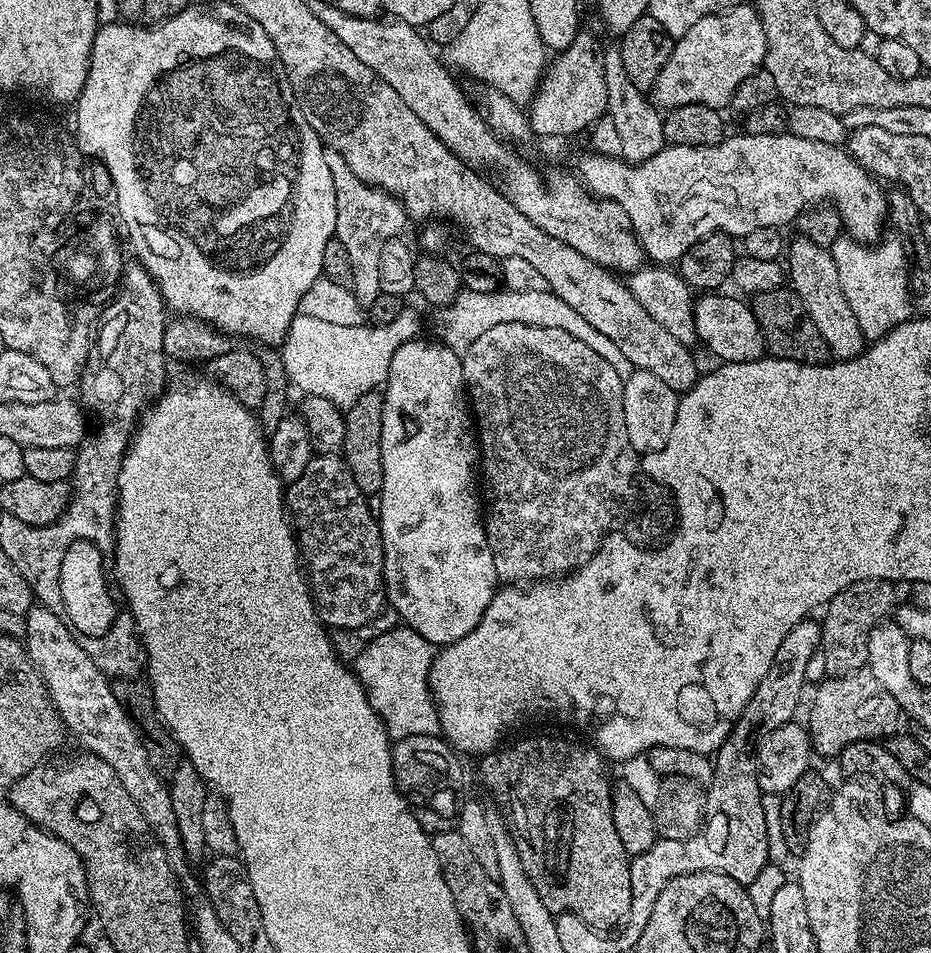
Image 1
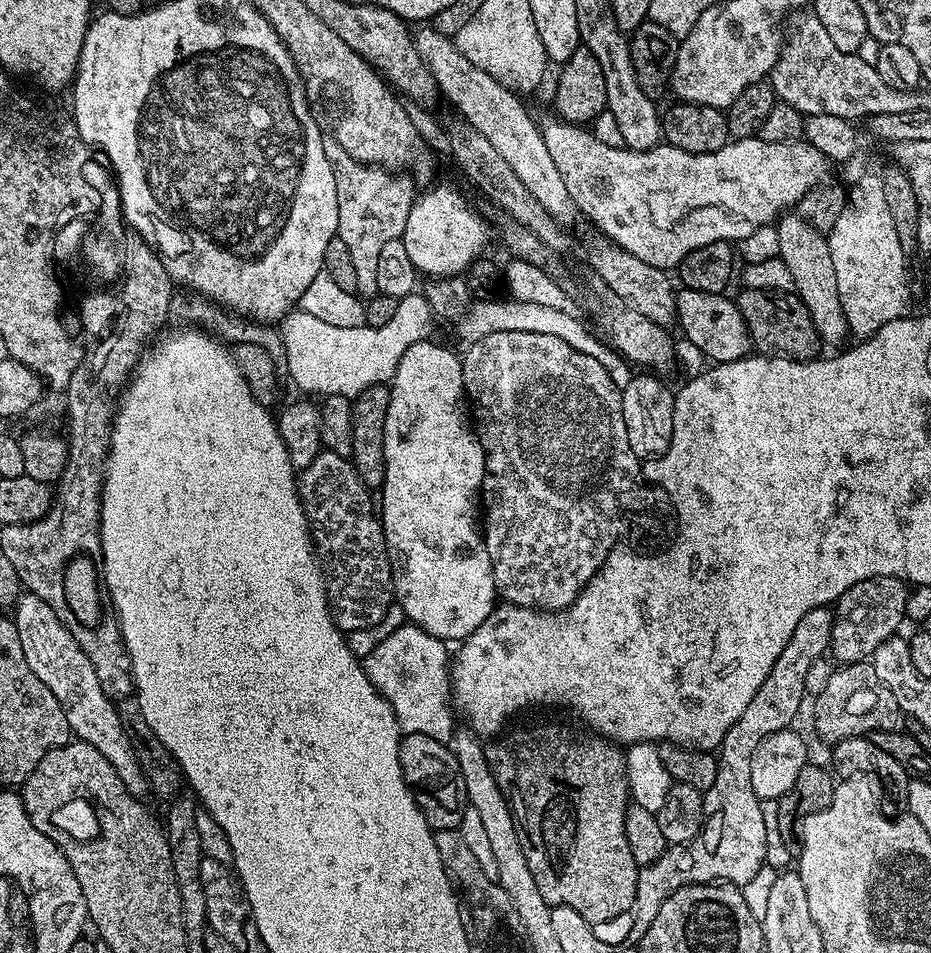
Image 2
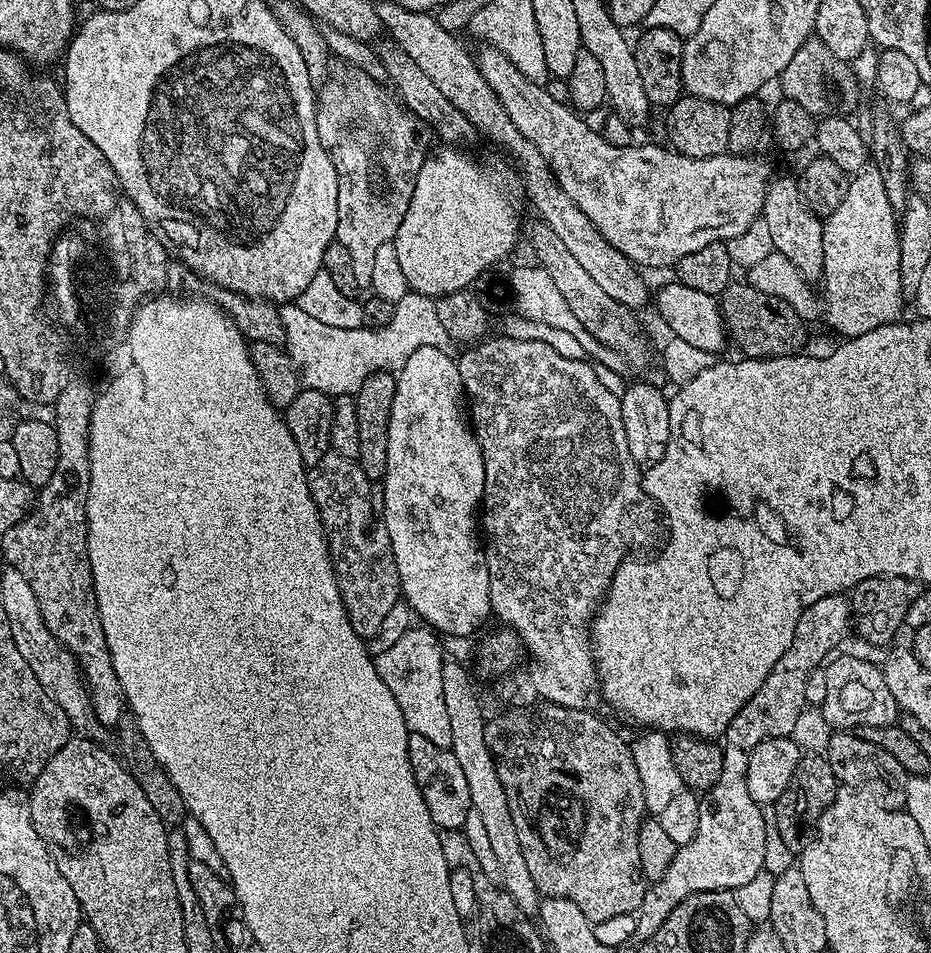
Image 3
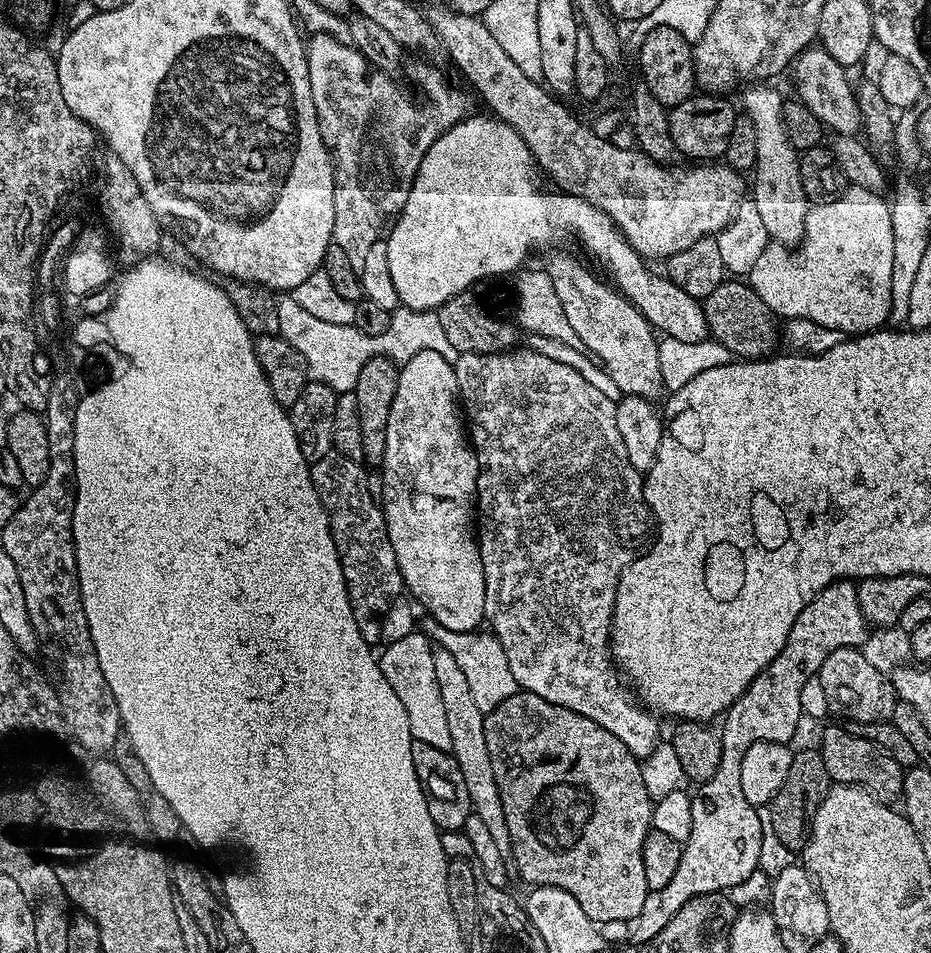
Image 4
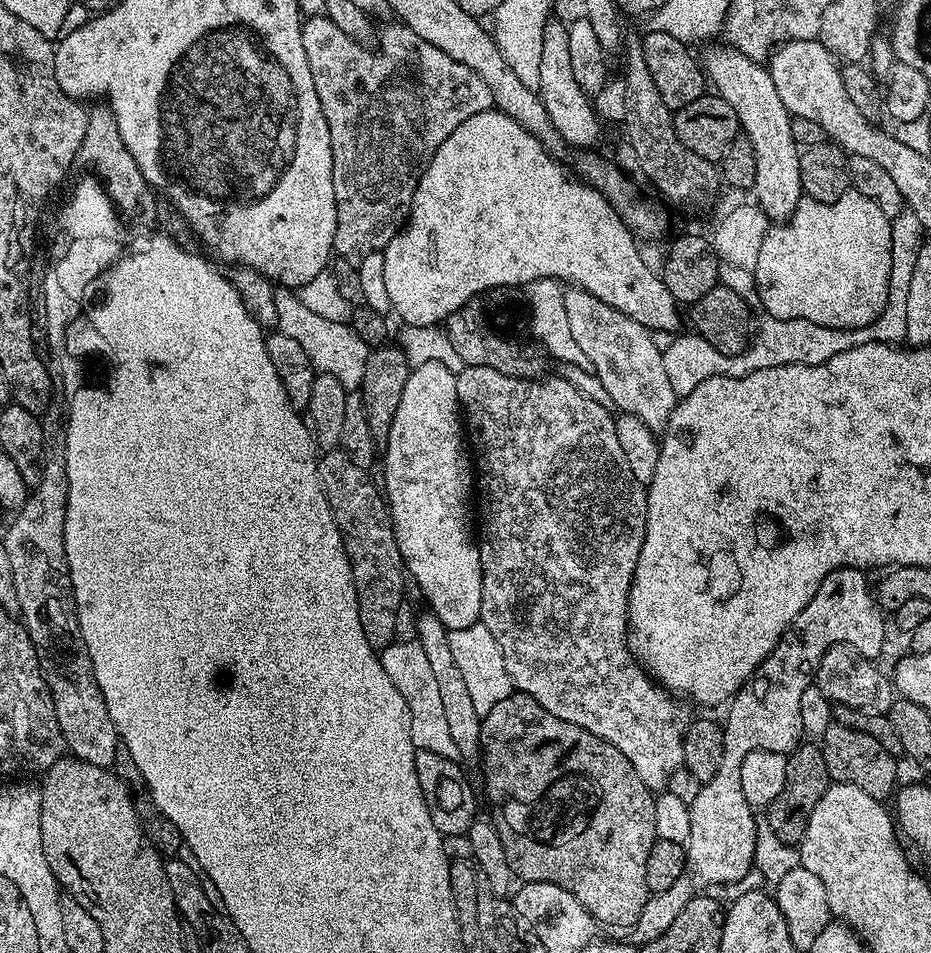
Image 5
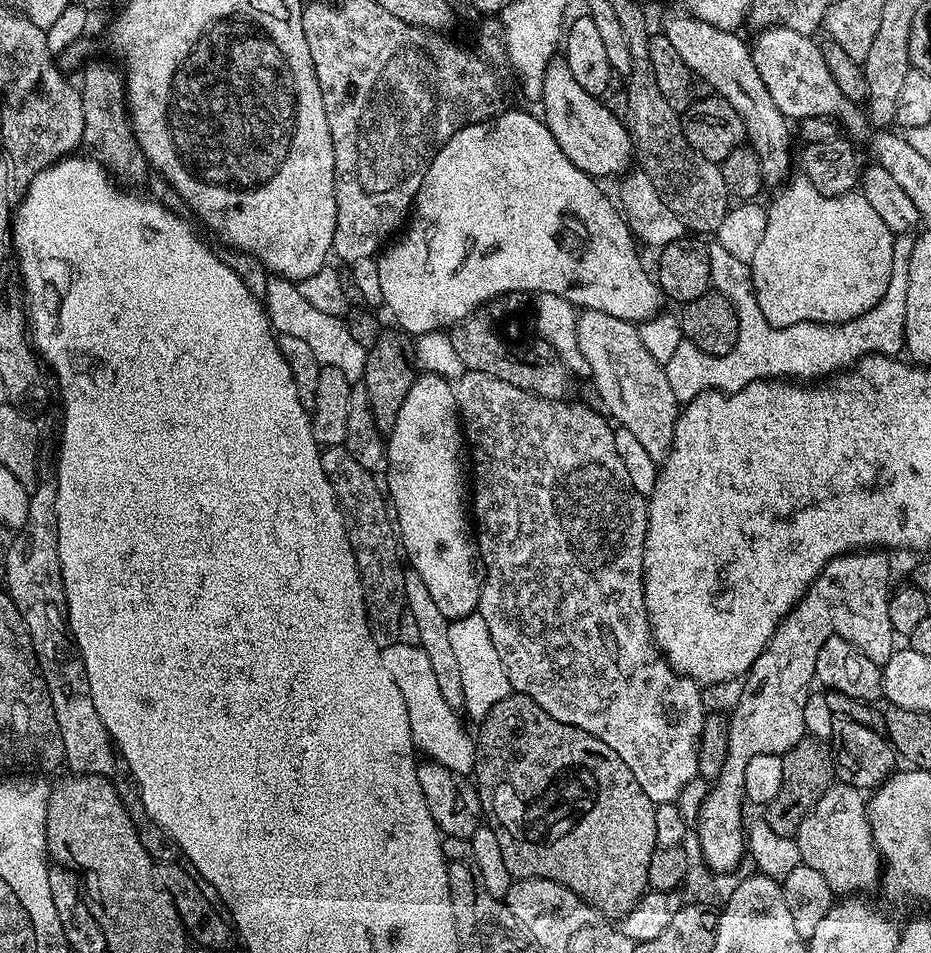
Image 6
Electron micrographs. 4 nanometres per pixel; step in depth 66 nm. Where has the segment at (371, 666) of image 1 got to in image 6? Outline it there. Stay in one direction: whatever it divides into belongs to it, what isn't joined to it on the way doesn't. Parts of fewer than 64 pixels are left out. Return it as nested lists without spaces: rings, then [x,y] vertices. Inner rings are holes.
[[[399,642],[391,644],[382,651],[382,662],[390,670],[390,678],[402,690],[406,698],[406,714],[410,714],[410,734],[412,742],[421,753],[424,752],[433,764],[446,766],[458,774],[471,777],[476,770],[476,742],[473,733],[466,732],[458,717],[457,709],[451,708],[442,698],[442,690],[434,675],[434,666],[426,658],[426,650],[419,645],[408,646]]]

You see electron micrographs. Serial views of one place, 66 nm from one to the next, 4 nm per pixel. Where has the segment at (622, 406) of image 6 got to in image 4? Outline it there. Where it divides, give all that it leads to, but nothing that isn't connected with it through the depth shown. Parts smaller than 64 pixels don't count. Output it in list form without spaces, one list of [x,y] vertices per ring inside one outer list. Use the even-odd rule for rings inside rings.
[[[568,254],[552,255],[544,269],[554,282],[558,302],[566,313],[572,332],[582,339],[583,349],[599,361],[620,392],[627,396],[657,399],[656,396],[664,390],[658,361],[659,341],[645,316],[609,283],[601,277],[596,278]]]

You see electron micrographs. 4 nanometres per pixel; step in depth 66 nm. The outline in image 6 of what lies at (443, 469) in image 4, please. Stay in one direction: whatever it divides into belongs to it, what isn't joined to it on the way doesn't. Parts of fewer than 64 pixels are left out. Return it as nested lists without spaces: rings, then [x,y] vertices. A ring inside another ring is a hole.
[[[420,374],[417,375],[416,381],[410,386],[410,394],[406,394],[405,401],[402,402],[402,410],[398,410],[398,422],[394,422],[392,431],[387,433],[386,436],[386,475],[388,477],[388,490],[386,493],[387,499],[390,501],[391,511],[394,513],[394,524],[398,529],[398,543],[402,549],[403,555],[406,557],[407,563],[411,568],[416,571],[418,578],[422,578],[422,582],[426,582],[426,590],[430,590],[430,598],[434,598],[434,606],[438,606],[438,610],[442,610],[442,614],[450,622],[462,618],[463,616],[469,616],[470,613],[477,611],[480,607],[480,585],[482,583],[482,561],[480,559],[480,549],[477,545],[476,538],[474,535],[474,524],[470,519],[470,508],[466,503],[466,492],[464,496],[464,468],[466,472],[466,464],[460,461],[460,451],[466,448],[466,440],[462,435],[462,421],[460,419],[460,409],[456,406],[456,389],[449,381],[442,379],[440,376],[433,376],[431,374]]]

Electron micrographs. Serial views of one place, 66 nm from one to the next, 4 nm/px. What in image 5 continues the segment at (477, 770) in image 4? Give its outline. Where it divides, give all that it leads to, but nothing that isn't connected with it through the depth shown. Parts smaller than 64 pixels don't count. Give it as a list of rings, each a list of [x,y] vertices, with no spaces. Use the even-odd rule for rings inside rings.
[[[424,610],[416,617],[416,640],[422,646],[426,659],[434,669],[434,678],[438,685],[438,694],[442,698],[442,711],[446,713],[446,723],[450,726],[450,735],[454,738],[454,744],[458,746],[461,757],[466,761],[481,755],[480,750],[480,721],[482,717],[478,710],[474,710],[474,702],[470,699],[470,693],[466,687],[466,681],[462,679],[462,673],[458,671],[458,665],[454,663],[454,654],[450,650],[450,629],[439,620],[430,610]]]

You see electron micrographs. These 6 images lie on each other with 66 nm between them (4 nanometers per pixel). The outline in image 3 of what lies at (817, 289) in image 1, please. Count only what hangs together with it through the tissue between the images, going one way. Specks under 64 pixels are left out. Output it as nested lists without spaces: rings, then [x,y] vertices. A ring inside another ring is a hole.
[[[780,176],[769,183],[764,199],[762,219],[770,229],[770,238],[774,238],[774,249],[787,258],[796,267],[805,280],[819,281],[824,271],[824,225],[821,217],[815,216],[806,206],[800,193],[799,183],[788,176]]]

